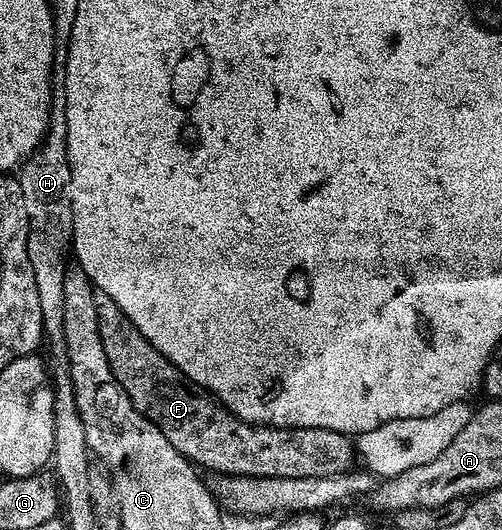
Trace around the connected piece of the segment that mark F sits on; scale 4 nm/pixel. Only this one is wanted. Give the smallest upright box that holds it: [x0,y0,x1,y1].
[95,291,355,479]

